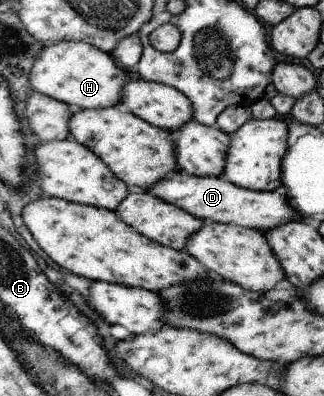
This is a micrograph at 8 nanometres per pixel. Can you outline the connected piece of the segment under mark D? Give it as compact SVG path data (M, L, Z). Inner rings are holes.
M178 170L170 173L164 180L150 186L148 191L154 198L180 206L188 214L202 219L204 222L217 222L238 225L252 230L267 233L280 224L288 224L296 219L295 208L289 204L282 190L255 191L240 186L234 186L223 177L197 177L186 171Z

